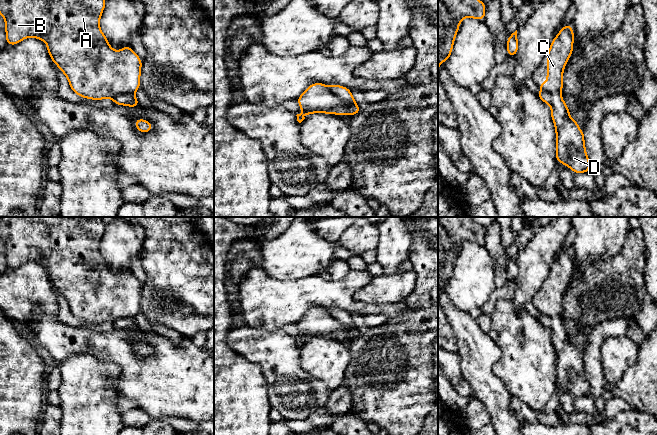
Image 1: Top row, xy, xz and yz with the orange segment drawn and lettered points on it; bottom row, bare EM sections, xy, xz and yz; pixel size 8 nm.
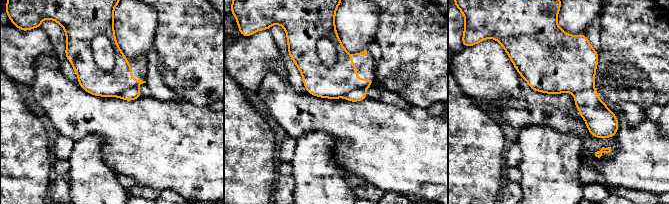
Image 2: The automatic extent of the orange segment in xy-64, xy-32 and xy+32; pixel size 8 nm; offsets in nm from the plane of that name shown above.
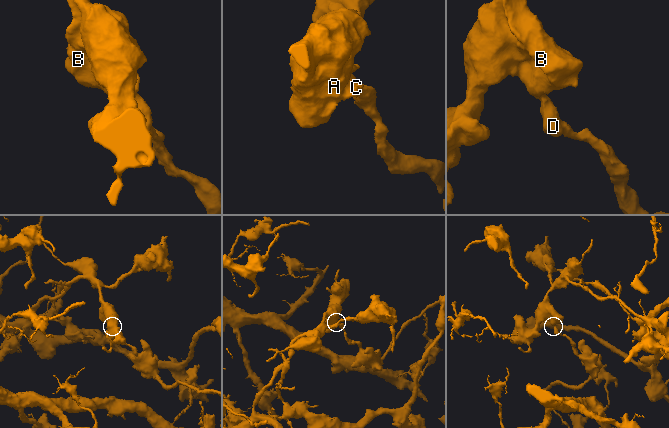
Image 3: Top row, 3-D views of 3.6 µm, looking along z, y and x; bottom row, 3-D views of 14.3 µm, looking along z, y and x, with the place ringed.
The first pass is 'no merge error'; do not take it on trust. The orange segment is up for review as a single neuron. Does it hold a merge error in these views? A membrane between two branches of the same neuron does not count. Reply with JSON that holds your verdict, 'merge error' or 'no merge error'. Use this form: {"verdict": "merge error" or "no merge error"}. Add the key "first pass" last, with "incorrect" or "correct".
{"verdict": "merge error", "first pass": "incorrect"}

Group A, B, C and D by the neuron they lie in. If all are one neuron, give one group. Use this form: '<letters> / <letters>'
A B C / D

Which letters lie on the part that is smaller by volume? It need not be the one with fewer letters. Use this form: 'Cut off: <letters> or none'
Cut off: D

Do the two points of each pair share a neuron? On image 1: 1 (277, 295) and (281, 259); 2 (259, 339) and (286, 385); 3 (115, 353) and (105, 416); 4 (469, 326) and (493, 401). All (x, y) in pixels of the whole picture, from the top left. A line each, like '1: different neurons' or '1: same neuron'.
1: different neurons
2: same neuron
3: different neurons
4: same neuron

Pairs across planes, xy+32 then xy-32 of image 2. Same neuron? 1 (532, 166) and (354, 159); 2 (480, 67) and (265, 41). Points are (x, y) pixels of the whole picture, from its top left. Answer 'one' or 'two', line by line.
1: two
2: one

